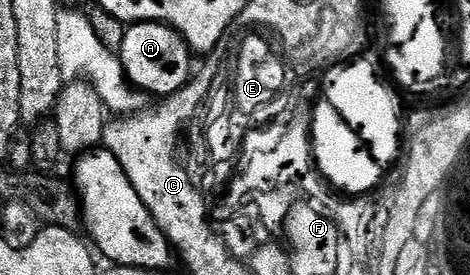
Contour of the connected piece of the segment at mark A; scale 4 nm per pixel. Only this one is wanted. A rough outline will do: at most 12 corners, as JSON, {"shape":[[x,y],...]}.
{"shape":[[162,22],[125,27],[126,81],[175,94],[192,77],[192,51]]}

